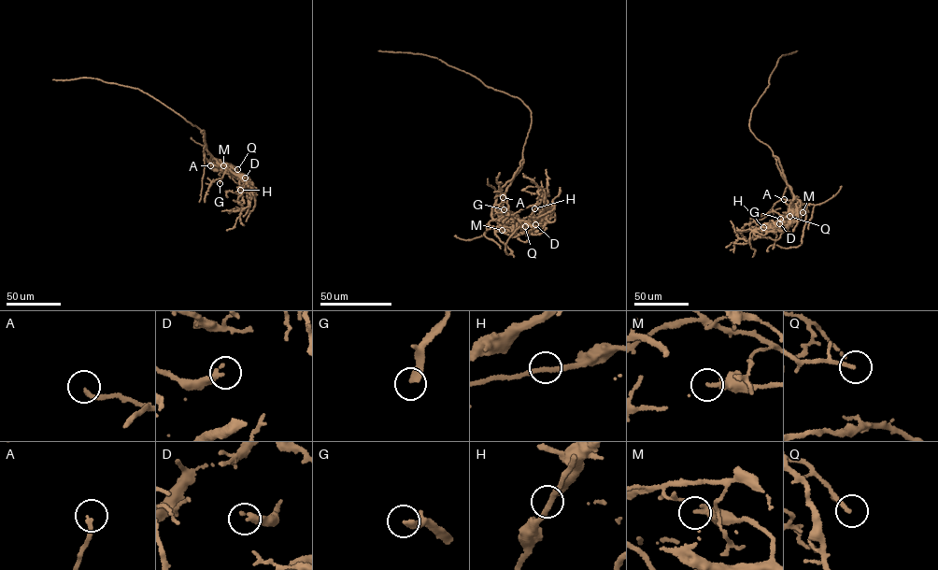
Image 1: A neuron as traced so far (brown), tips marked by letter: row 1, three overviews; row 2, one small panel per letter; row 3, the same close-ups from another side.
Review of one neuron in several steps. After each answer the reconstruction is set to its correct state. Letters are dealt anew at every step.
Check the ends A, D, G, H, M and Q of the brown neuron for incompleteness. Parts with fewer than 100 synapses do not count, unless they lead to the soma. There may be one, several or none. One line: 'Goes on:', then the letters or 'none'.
Goes on: G

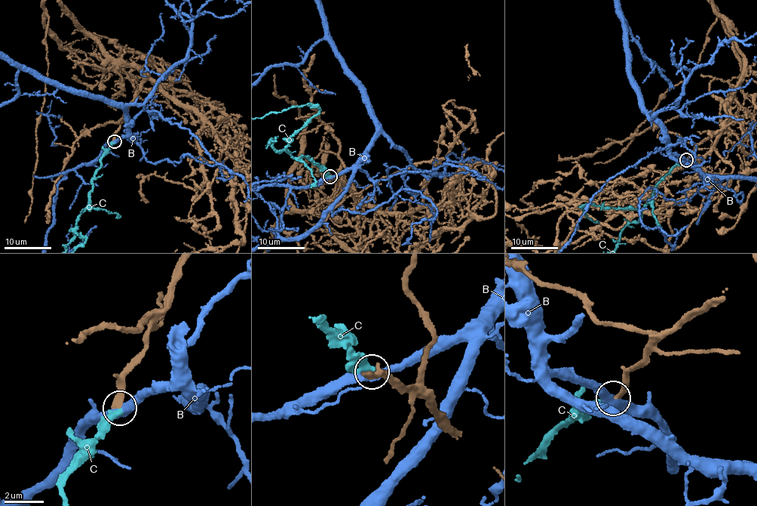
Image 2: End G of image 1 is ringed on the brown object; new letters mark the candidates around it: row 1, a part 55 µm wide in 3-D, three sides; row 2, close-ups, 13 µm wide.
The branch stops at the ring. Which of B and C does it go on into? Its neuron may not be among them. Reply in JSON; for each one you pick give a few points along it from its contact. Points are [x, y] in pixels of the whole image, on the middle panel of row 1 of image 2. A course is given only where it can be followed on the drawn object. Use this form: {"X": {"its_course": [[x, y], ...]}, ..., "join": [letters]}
{"join": ["C"]}

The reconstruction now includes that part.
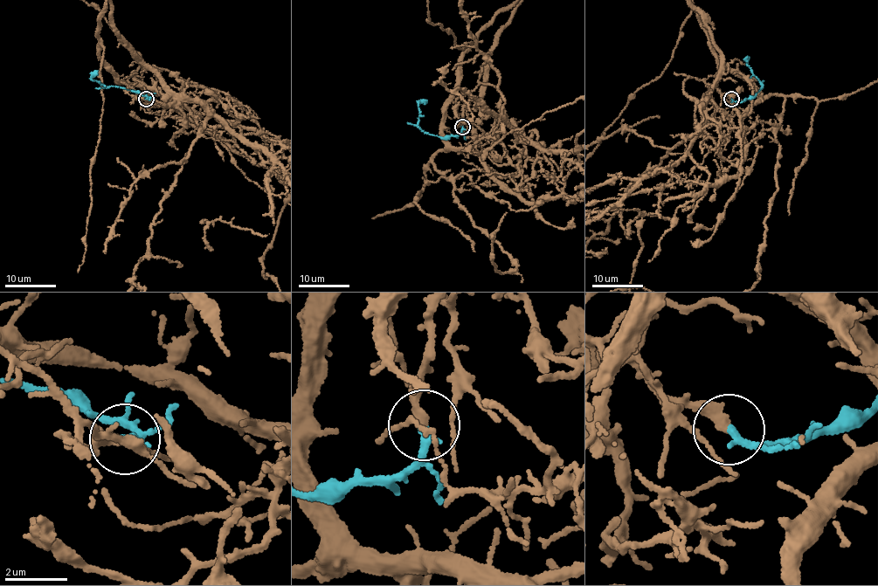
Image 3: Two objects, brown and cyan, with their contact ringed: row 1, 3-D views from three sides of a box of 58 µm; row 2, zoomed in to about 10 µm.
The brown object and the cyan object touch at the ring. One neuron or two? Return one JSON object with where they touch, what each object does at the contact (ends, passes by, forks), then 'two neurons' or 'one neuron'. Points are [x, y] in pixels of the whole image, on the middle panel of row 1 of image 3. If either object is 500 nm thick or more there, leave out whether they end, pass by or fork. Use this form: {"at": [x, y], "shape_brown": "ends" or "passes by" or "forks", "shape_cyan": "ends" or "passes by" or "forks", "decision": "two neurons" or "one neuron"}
{"at": [462, 127], "shape_brown": "ends", "shape_cyan": "ends", "decision": "one neuron"}

